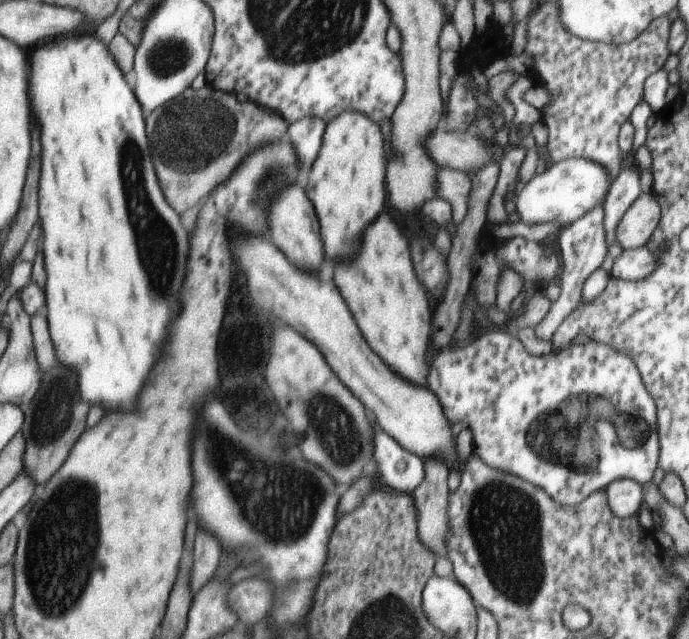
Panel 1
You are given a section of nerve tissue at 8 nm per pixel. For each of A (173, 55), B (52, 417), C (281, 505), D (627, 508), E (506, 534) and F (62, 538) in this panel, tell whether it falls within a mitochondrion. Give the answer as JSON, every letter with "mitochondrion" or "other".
{"A":"mitochondrion","B":"mitochondrion","C":"mitochondrion","D":"other","E":"mitochondrion","F":"mitochondrion"}

